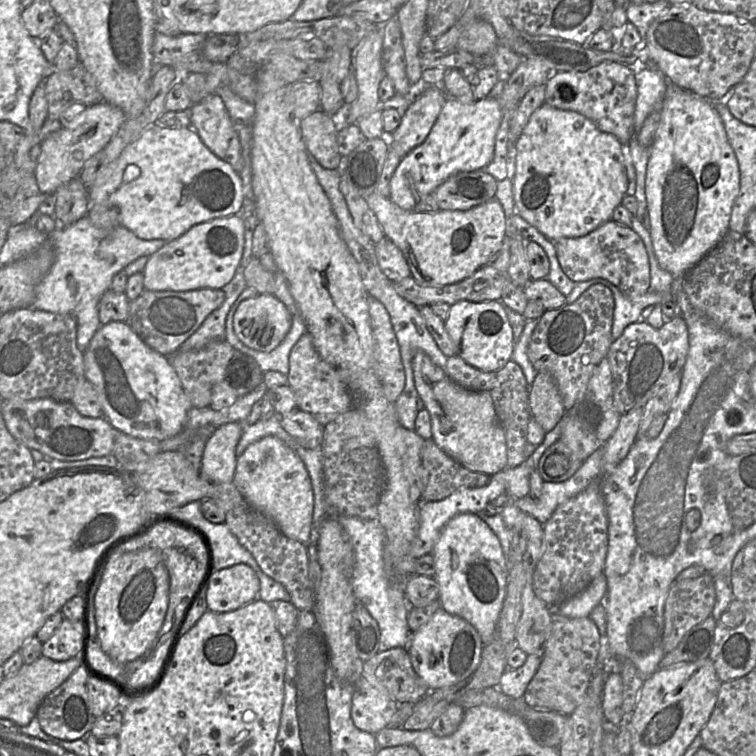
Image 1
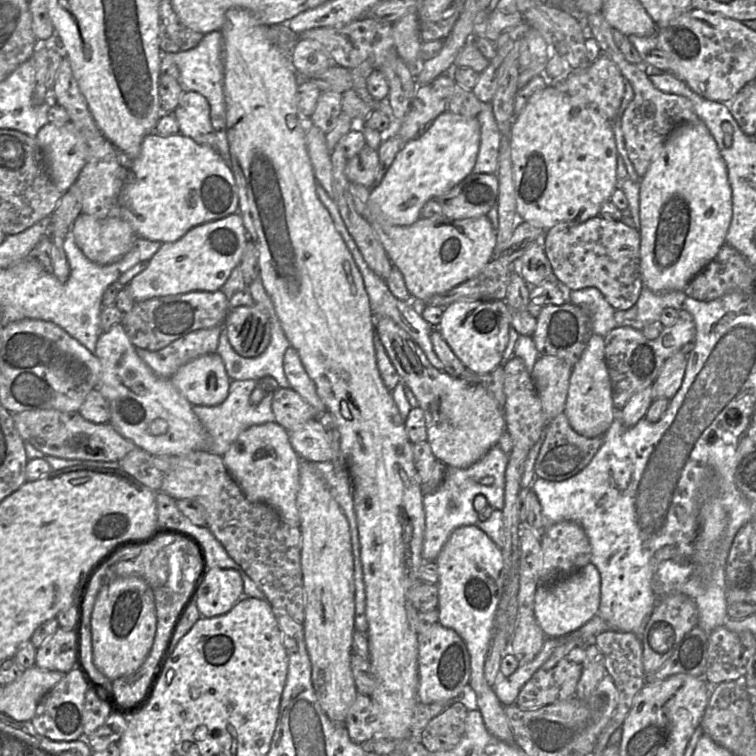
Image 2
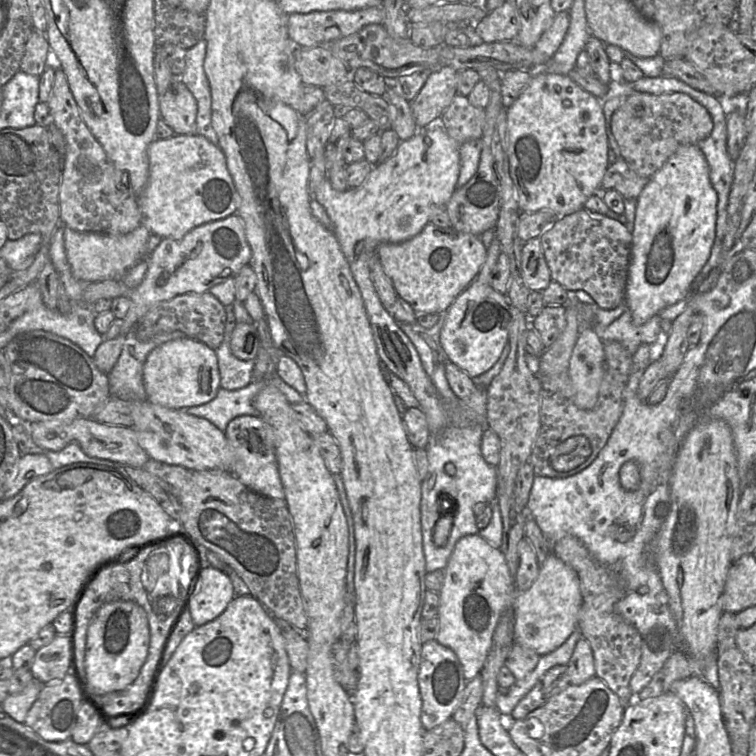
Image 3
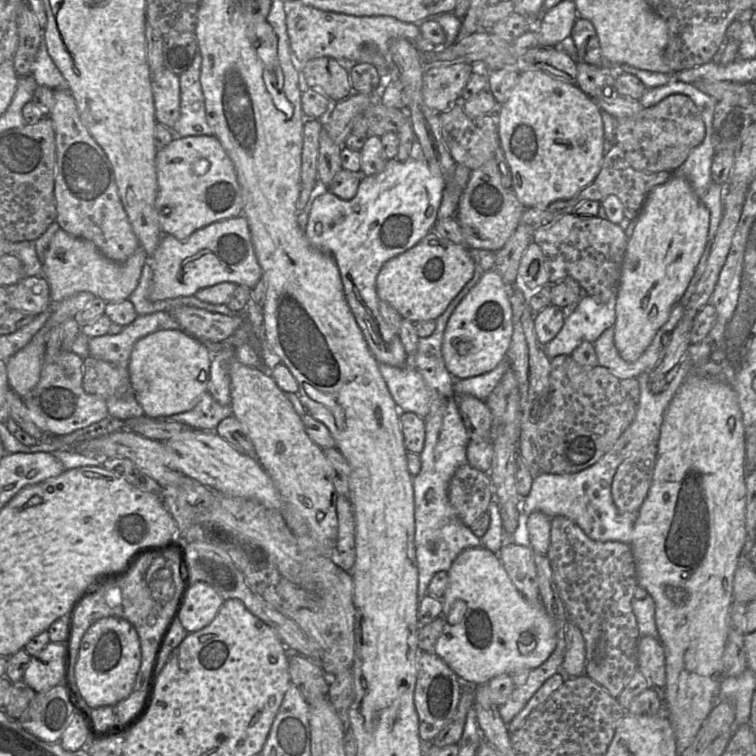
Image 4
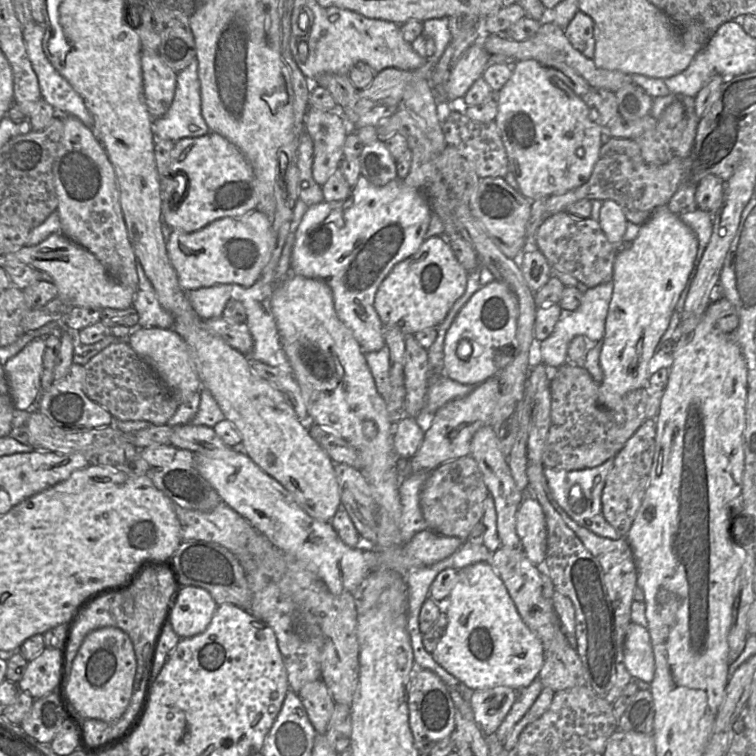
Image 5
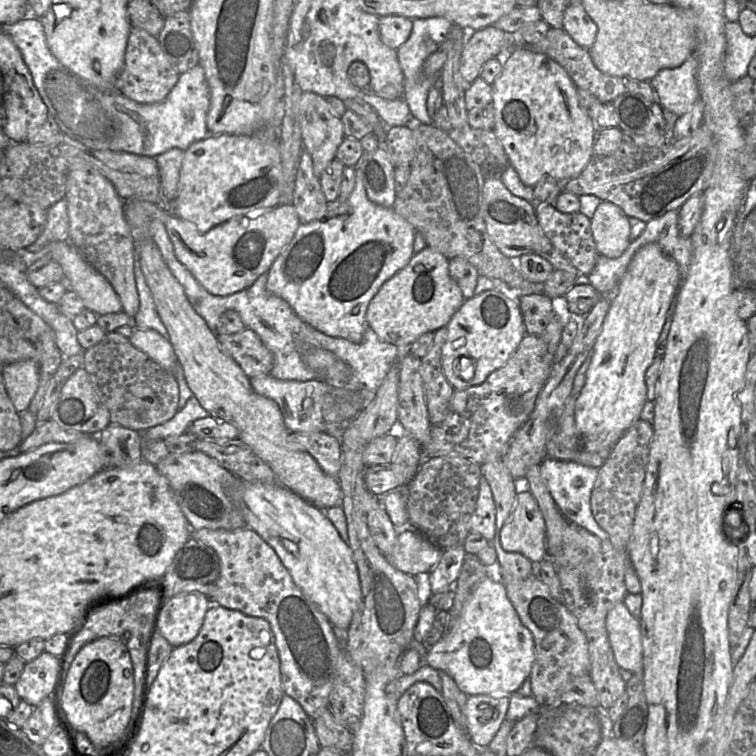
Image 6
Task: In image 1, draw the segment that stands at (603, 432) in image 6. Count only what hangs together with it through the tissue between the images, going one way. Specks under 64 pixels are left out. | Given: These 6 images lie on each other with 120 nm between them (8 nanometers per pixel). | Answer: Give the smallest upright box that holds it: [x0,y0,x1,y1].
[645,88,740,279]

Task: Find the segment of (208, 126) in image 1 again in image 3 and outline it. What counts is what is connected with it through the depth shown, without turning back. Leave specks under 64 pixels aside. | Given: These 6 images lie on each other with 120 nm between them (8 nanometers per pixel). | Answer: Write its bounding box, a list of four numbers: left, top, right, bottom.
[159,78,197,135]

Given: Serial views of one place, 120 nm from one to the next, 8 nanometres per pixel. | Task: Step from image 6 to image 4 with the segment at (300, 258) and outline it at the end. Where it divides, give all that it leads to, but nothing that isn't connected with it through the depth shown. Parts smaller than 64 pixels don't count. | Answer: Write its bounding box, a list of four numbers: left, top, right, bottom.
[305,157,446,367]

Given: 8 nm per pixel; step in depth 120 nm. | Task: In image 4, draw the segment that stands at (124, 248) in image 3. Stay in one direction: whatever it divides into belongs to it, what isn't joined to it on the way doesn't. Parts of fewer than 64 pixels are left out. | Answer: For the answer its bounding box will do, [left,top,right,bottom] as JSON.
[42,228,148,303]

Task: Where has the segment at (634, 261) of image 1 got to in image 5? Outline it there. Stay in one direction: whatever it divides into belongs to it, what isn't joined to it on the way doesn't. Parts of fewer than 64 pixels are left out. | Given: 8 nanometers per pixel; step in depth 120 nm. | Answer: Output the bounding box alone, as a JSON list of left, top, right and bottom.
[535,211,623,288]

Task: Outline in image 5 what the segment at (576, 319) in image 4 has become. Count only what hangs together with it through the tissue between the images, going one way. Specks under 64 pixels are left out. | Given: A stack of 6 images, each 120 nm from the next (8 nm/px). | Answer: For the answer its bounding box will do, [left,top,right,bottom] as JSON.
[541,281,613,367]

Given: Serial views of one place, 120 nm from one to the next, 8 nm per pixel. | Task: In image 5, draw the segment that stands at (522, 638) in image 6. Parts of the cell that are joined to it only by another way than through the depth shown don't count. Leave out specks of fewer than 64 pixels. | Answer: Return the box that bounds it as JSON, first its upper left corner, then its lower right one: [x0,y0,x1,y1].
[431,562,544,691]

